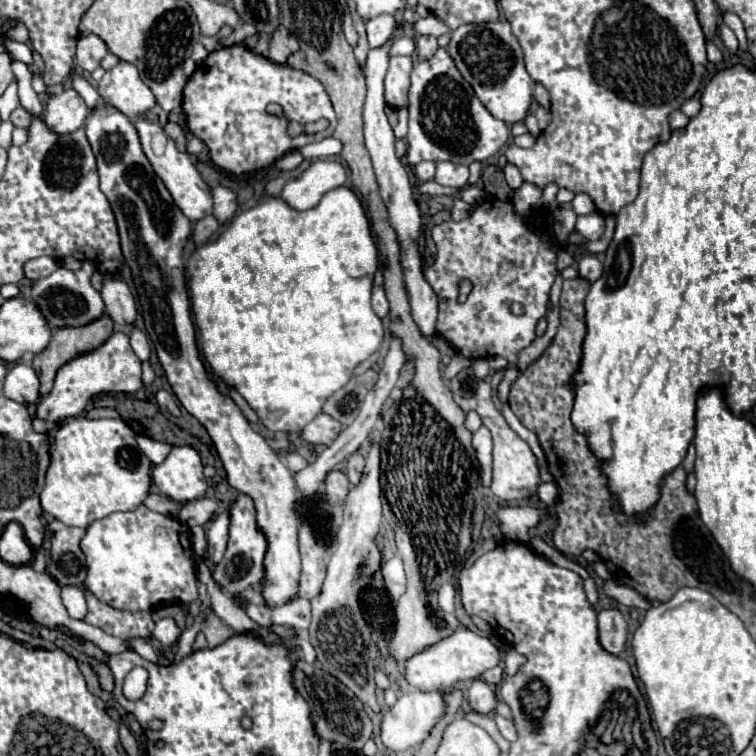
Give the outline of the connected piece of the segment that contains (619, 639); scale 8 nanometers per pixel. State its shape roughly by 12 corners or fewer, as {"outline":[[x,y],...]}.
{"outline":[[620,610],[598,614],[600,642],[608,652],[624,650],[628,628]]}

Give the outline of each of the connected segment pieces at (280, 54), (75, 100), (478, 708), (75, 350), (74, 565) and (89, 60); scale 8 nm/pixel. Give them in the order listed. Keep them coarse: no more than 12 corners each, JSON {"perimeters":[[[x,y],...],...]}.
{"perimeters":[[[280,24],[270,40],[268,58],[286,64],[286,58],[298,50],[288,28]],[[76,90],[50,96],[44,122],[56,134],[82,128],[88,108]],[[484,680],[468,688],[474,712],[488,714],[496,706],[494,688]],[[108,314],[54,328],[34,358],[40,396],[52,390],[60,366],[104,344],[114,332]],[[48,524],[50,564],[60,586],[82,586],[82,528]],[[96,34],[78,40],[76,64],[94,72],[108,46]]]}

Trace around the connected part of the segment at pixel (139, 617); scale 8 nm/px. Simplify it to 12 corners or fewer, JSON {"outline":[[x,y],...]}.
{"outline":[[84,590],[84,622],[118,638],[152,638],[150,612],[116,610]]}

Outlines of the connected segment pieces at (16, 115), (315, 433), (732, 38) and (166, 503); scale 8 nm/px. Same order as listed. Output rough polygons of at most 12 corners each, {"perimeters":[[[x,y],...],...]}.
{"perimeters":[[[16,108],[10,116],[14,126],[28,128],[30,114],[26,110]],[[318,414],[304,430],[308,444],[330,444],[342,424]],[[720,26],[720,38],[730,52],[738,50],[736,34],[726,26]],[[150,494],[144,506],[174,516],[176,502],[164,494]]]}

